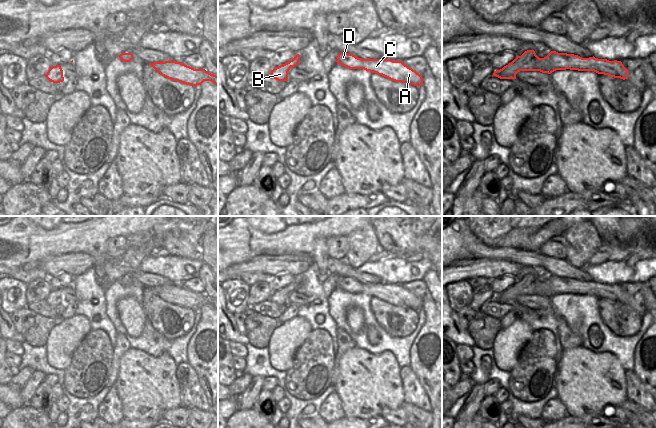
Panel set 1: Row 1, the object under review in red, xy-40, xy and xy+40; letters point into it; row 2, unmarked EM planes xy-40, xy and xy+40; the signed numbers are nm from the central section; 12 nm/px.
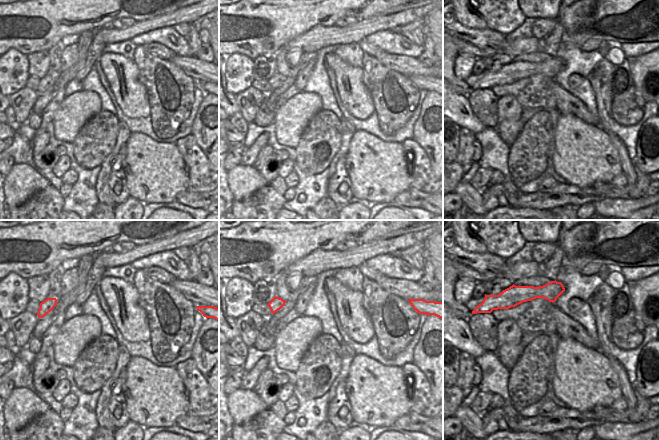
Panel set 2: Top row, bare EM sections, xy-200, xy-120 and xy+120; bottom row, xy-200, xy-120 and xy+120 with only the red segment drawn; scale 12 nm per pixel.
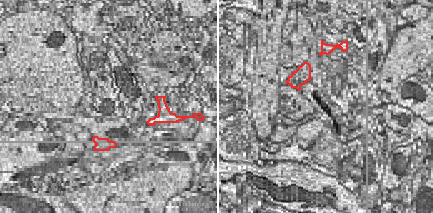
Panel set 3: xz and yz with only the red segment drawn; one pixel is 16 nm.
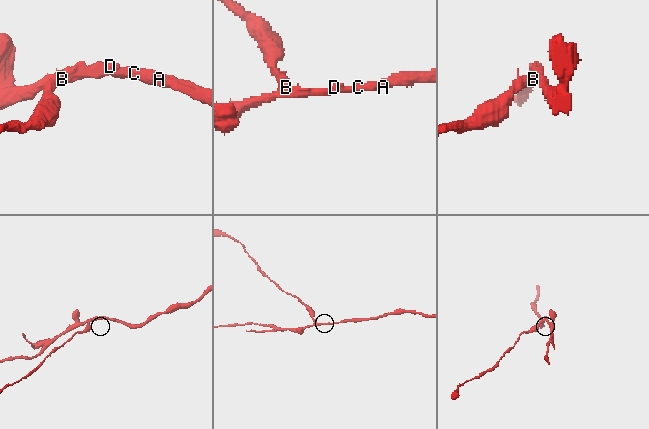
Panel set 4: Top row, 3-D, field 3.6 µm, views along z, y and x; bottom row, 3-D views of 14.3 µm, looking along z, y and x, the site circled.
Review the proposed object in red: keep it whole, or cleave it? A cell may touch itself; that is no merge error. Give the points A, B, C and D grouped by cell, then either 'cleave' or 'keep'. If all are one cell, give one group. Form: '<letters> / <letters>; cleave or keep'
A C D / B; cleave

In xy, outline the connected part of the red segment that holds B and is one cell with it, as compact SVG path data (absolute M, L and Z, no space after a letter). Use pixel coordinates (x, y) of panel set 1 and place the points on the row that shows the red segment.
M297 54L289 62L274 68L270 76L278 81L288 81L288 72L291 67L295 66L300 61L300 55Z

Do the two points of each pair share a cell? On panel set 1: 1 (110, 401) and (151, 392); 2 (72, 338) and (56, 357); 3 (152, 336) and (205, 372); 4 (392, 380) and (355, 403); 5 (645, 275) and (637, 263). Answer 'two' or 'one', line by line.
1: two
2: one
3: two
4: one
5: one

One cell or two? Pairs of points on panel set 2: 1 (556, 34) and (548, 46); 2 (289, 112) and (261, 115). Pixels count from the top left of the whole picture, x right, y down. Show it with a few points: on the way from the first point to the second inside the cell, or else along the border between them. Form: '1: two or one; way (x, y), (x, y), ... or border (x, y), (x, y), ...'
1: one; way (554, 37), (550, 43)
2: two; border (277, 108), (272, 122)

